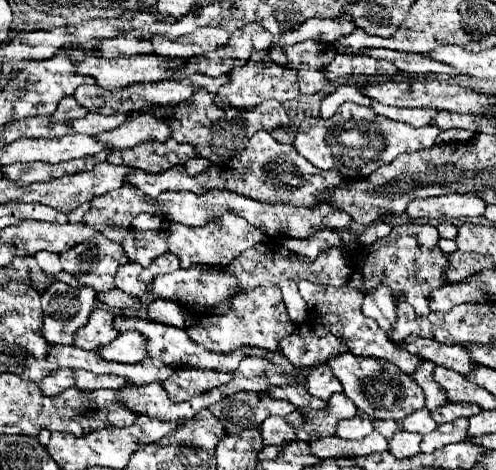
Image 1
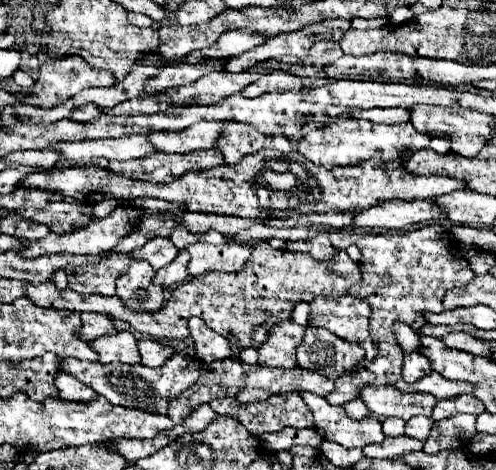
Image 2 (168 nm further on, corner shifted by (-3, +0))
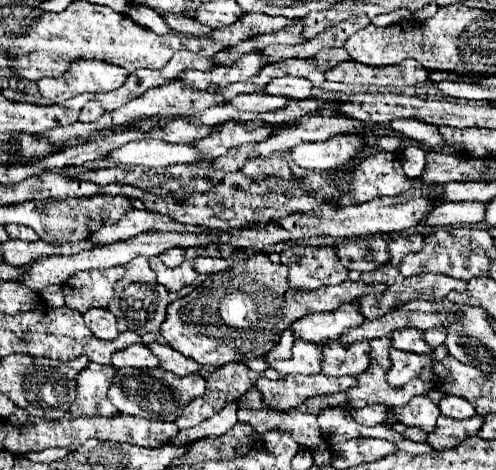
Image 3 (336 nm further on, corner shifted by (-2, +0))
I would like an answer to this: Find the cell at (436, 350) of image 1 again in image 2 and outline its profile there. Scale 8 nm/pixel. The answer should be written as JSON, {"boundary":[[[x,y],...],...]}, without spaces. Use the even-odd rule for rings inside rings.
{"boundary":[[[396,322],[396,324],[392,324],[392,330],[394,330],[396,342],[398,342],[398,346],[402,348],[404,354],[412,354],[412,352],[420,350],[420,336],[408,324]]]}

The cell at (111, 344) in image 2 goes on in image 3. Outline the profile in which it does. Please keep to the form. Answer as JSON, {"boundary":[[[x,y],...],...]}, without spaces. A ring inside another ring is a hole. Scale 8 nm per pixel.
{"boundary":[[[133,344],[113,354],[113,366],[115,368],[127,368],[127,366],[129,368],[155,368],[159,366],[159,360],[147,346]]]}

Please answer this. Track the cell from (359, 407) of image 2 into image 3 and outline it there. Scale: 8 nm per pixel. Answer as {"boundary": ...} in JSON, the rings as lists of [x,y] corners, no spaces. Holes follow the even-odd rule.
{"boundary":[[[367,406],[361,410],[353,412],[355,422],[365,424],[365,426],[375,426],[375,424],[387,424],[389,422],[389,408],[387,406]]]}

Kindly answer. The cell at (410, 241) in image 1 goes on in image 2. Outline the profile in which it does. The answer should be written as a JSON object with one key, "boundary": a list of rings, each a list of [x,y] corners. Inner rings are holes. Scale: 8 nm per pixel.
{"boundary":[[[428,224],[428,226],[422,226],[420,230],[412,230],[404,234],[365,234],[359,230],[351,233],[333,231],[328,234],[336,249],[345,250],[348,246],[355,244],[362,252],[362,258],[360,258],[362,280],[360,284],[352,286],[348,294],[356,298],[364,298],[372,306],[370,332],[372,332],[372,340],[378,346],[378,356],[377,360],[361,361],[354,372],[342,374],[340,378],[336,378],[334,380],[336,388],[334,392],[326,396],[326,400],[330,404],[342,406],[344,402],[354,400],[358,396],[358,388],[364,384],[392,384],[400,388],[400,392],[425,392],[436,396],[438,400],[448,400],[460,394],[472,394],[472,384],[444,380],[444,376],[440,376],[436,371],[432,371],[431,376],[418,380],[417,384],[405,382],[400,374],[402,354],[392,332],[392,324],[396,320],[408,322],[410,327],[417,331],[426,324],[424,310],[440,312],[444,294],[452,290],[454,286],[468,284],[468,280],[474,278],[470,264],[464,260],[458,246],[452,242],[450,234],[438,224]],[[432,262],[442,262],[442,278],[440,278],[440,270]]]}

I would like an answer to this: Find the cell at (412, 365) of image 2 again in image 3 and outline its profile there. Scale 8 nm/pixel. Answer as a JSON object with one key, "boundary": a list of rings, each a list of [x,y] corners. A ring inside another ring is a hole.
{"boundary":[[[441,345],[433,348],[429,354],[413,354],[391,348],[391,368],[387,372],[387,382],[391,388],[403,388],[413,378],[421,380],[433,380],[433,362],[443,360],[447,356],[447,347]]]}

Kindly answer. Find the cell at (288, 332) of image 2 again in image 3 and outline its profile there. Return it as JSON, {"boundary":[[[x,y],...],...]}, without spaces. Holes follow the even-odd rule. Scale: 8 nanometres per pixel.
{"boundary":[[[297,340],[293,344],[293,358],[275,360],[275,370],[279,370],[281,374],[319,374],[321,372],[319,346]]]}

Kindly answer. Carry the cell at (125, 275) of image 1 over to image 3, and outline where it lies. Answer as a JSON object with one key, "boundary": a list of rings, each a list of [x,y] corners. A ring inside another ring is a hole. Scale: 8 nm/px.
{"boundary":[[[137,256],[135,260],[131,260],[131,264],[125,264],[125,276],[115,284],[115,294],[107,310],[117,318],[119,332],[135,332],[139,336],[145,336],[149,332],[159,332],[165,320],[167,306],[169,290],[155,280],[155,272],[149,268],[147,258]]]}

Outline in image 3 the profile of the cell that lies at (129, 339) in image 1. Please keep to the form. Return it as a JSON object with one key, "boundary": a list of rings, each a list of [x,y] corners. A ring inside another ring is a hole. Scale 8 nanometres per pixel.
{"boundary":[[[149,344],[151,352],[159,358],[161,368],[169,370],[177,376],[191,376],[191,374],[201,374],[203,366],[197,364],[191,358],[185,358],[181,352],[173,350],[171,346],[163,346],[163,344]]]}

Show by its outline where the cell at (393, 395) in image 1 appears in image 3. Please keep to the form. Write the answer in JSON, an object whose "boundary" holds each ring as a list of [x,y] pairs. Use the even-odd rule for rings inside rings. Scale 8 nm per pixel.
{"boundary":[[[415,396],[403,408],[393,408],[393,416],[405,426],[417,426],[425,432],[435,430],[435,420],[439,416],[439,408],[427,396]]]}

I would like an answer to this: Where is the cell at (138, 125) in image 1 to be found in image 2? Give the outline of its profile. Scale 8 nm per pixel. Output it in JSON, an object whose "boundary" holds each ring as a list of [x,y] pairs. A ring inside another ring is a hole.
{"boundary":[[[198,122],[192,128],[186,128],[184,132],[148,132],[148,142],[156,144],[156,150],[160,152],[192,152],[192,150],[204,150],[212,148],[220,136],[220,124],[218,122]]]}

